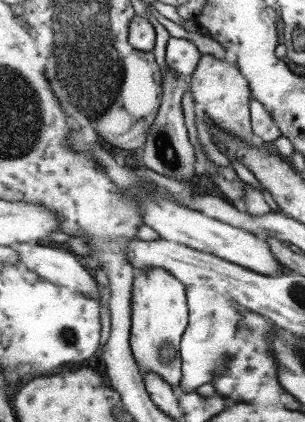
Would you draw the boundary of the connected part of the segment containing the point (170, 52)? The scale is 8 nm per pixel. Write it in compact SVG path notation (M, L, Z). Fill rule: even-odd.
M170 37L166 44L166 64L180 75L192 74L202 54L192 41Z

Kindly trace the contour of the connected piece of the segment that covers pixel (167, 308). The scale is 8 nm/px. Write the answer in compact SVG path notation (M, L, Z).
M142 268L133 278L129 345L139 369L155 372L176 391L181 386L181 336L189 321L187 285L163 268Z

